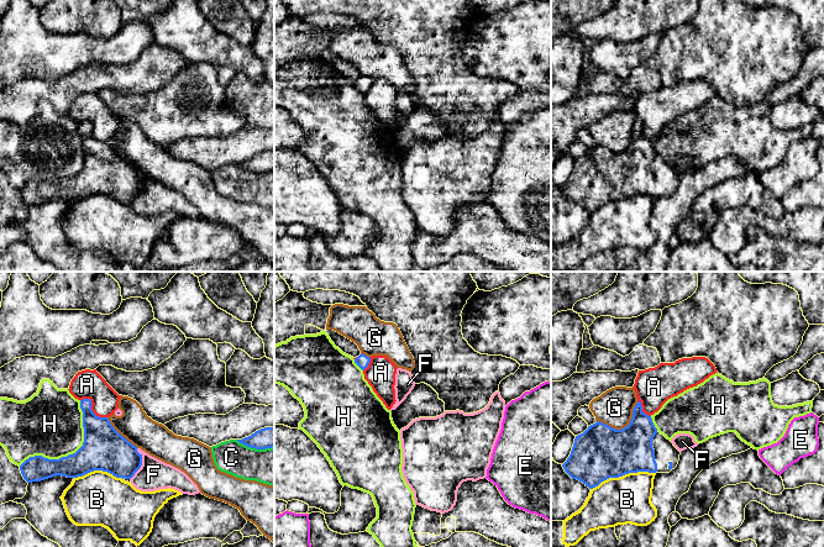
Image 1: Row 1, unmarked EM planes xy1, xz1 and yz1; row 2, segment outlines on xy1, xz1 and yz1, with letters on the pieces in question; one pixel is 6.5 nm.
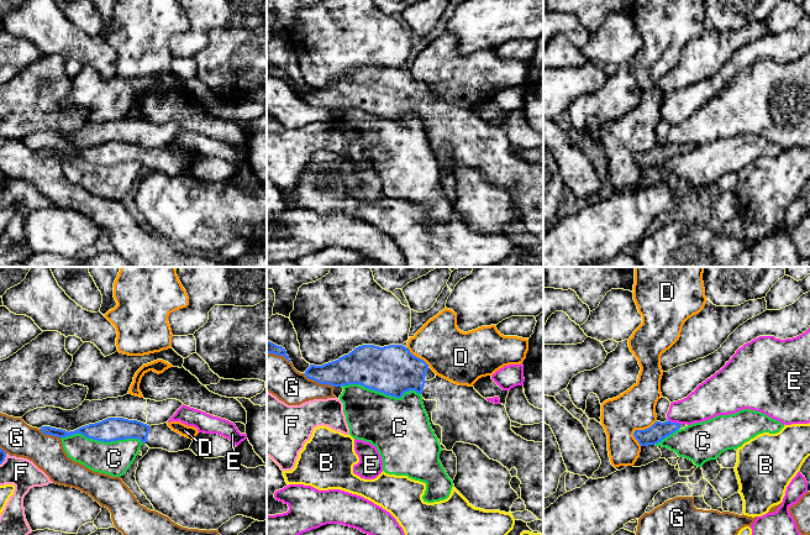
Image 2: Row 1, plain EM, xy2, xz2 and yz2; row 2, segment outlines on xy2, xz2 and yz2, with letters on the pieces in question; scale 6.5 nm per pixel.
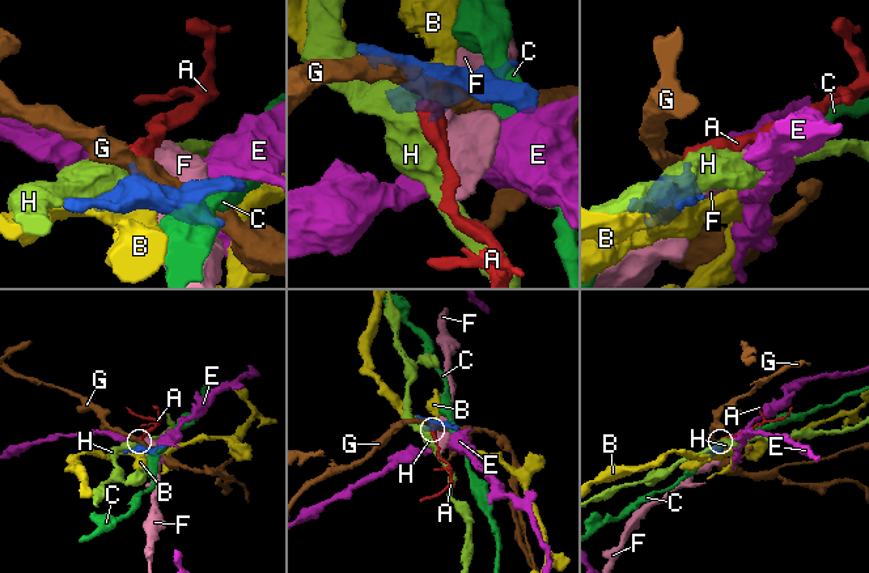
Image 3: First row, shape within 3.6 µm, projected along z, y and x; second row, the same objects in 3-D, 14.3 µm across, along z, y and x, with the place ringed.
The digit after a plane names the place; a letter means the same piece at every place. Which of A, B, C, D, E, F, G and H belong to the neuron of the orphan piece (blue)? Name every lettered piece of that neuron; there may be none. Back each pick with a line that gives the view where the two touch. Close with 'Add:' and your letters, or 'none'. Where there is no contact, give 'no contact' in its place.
Add: none

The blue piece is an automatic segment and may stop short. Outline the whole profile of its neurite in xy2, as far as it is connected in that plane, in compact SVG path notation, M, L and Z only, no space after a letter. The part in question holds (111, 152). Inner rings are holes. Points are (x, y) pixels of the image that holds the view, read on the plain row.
M107 141L102 145L89 147L69 156L51 150L42 150L41 154L44 158L52 158L61 162L74 157L81 157L88 162L104 166L138 162L149 172L163 172L169 175L188 173L193 166L191 162L173 154L167 146L149 150L141 145L123 141Z

